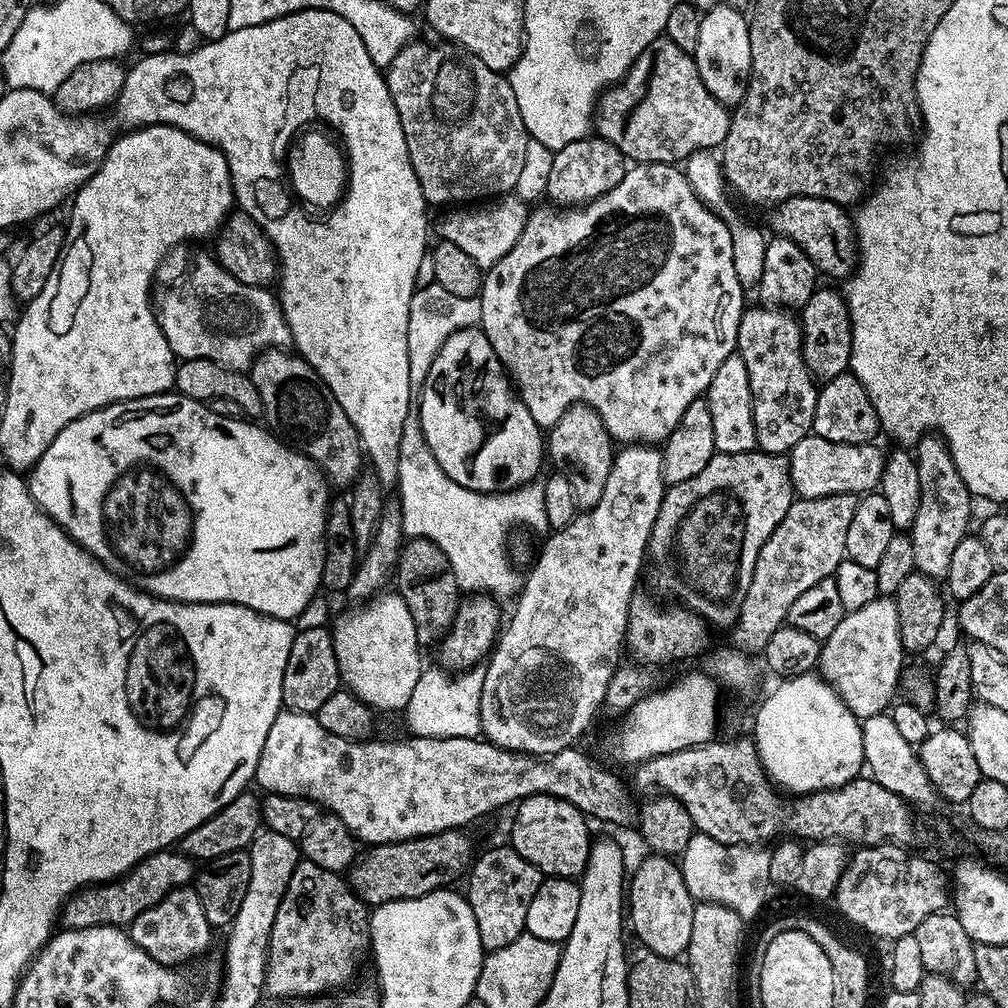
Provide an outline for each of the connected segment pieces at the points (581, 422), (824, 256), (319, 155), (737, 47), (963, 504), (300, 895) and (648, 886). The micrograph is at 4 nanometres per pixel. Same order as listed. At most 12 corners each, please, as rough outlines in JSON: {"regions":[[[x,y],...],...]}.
{"regions":[[[575,404],[546,436],[546,456],[576,507],[602,498],[614,441]],[[786,198],[773,233],[802,246],[821,277],[844,282],[858,259],[845,205]],[[312,112],[276,164],[288,204],[312,224],[352,196],[352,144]],[[707,9],[694,53],[706,90],[725,106],[746,94],[749,17]],[[939,434],[918,441],[917,572],[947,577],[974,497]],[[303,861],[272,915],[265,993],[346,983],[367,905]],[[645,855],[626,920],[653,956],[688,950],[694,901],[670,856]]]}

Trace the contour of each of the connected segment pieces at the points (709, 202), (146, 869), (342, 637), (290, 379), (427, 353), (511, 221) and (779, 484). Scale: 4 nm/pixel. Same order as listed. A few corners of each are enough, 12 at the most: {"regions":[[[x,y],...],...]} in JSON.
{"regions":[[[709,149],[684,162],[691,188],[731,230],[734,270],[757,287],[767,235],[730,204],[719,157]],[[179,850],[69,896],[64,928],[128,926],[194,880]],[[385,590],[330,631],[343,687],[403,710],[422,671],[414,618]],[[266,348],[263,423],[329,485],[362,471],[354,422],[303,356]],[[434,282],[410,298],[410,382],[422,386],[438,350],[482,318],[479,296]],[[505,194],[456,206],[437,224],[487,270],[518,242],[529,205]],[[784,456],[665,491],[653,582],[731,629],[793,499]]]}

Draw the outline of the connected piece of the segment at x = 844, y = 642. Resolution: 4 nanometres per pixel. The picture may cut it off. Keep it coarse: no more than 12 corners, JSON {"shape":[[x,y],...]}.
{"shape":[[893,597],[844,613],[818,672],[857,720],[887,713],[906,653]]}

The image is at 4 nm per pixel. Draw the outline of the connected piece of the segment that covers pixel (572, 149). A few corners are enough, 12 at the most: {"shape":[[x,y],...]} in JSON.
{"shape":[[595,134],[553,152],[547,199],[586,205],[622,182],[626,158]]}

